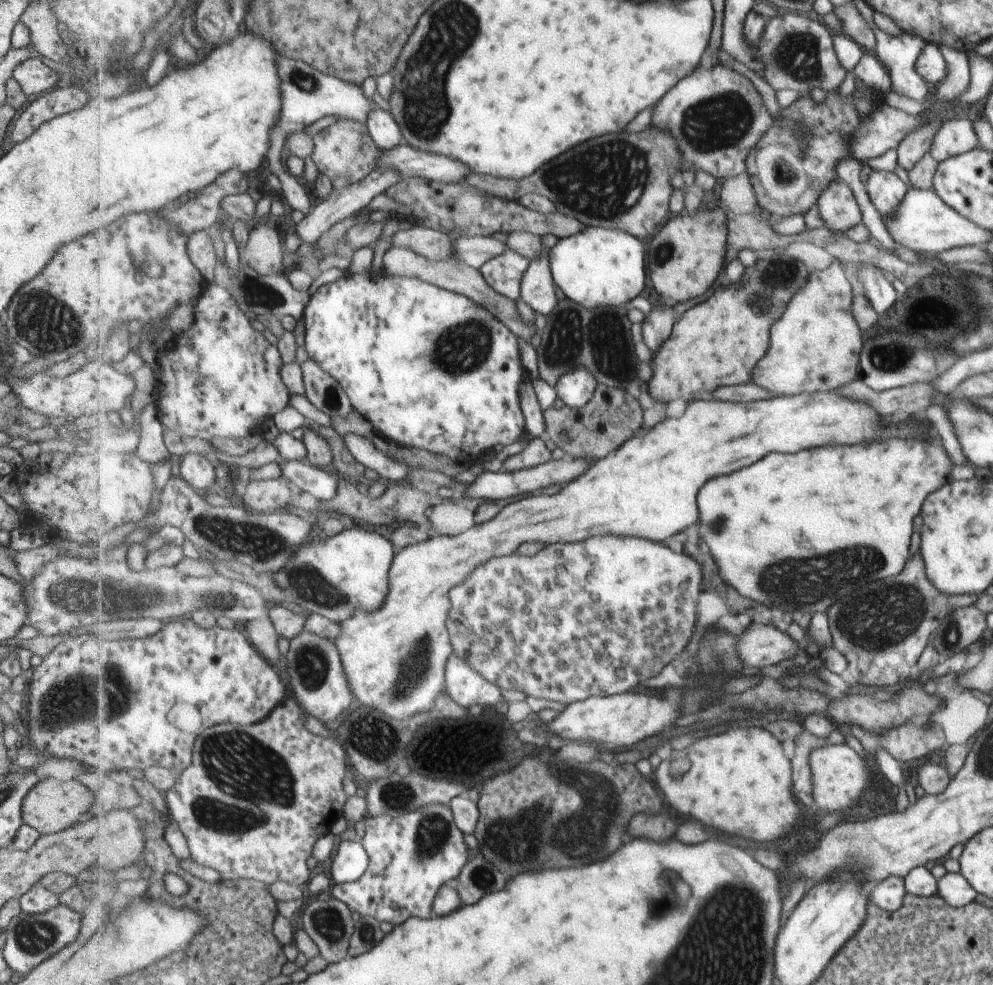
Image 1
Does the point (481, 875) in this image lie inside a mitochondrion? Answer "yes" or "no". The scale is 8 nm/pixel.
yes

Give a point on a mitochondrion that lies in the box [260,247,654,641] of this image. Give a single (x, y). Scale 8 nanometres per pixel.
(603, 338)

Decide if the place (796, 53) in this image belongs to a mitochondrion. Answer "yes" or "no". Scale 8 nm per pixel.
yes

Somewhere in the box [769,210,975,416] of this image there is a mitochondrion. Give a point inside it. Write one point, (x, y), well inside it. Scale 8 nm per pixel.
(895, 356)

